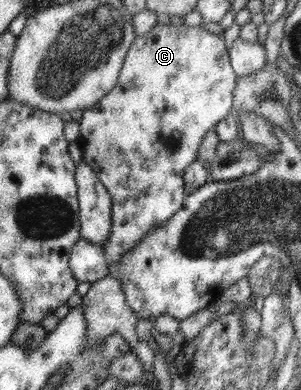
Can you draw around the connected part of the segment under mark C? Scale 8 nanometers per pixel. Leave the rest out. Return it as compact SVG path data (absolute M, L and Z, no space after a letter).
M172 23L169 25L156 24L146 35L138 36L132 41L132 45L123 62L124 65L120 70L118 83L100 101L97 101L92 107L83 110L82 119L79 122L80 136L78 143L81 145L83 161L93 168L102 185L104 185L107 192L112 196L110 237L108 237L108 240L102 246L106 262L109 264L110 276L116 275L120 259L122 259L122 256L126 252L130 252L138 244L138 241L146 238L149 231L152 231L157 225L168 221L168 218L172 218L183 206L188 196L184 187L183 175L185 169L190 163L198 159L197 151L204 135L214 129L219 121L222 121L222 119L231 113L233 91L238 79L231 66L225 39L222 35L214 35L214 33L205 30L204 23L198 26L186 26L185 24L176 26Z

